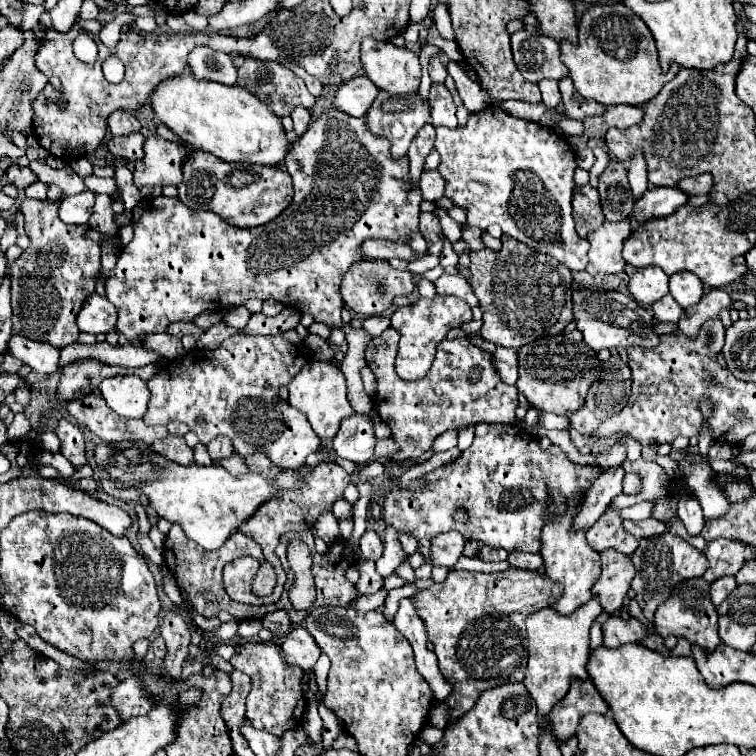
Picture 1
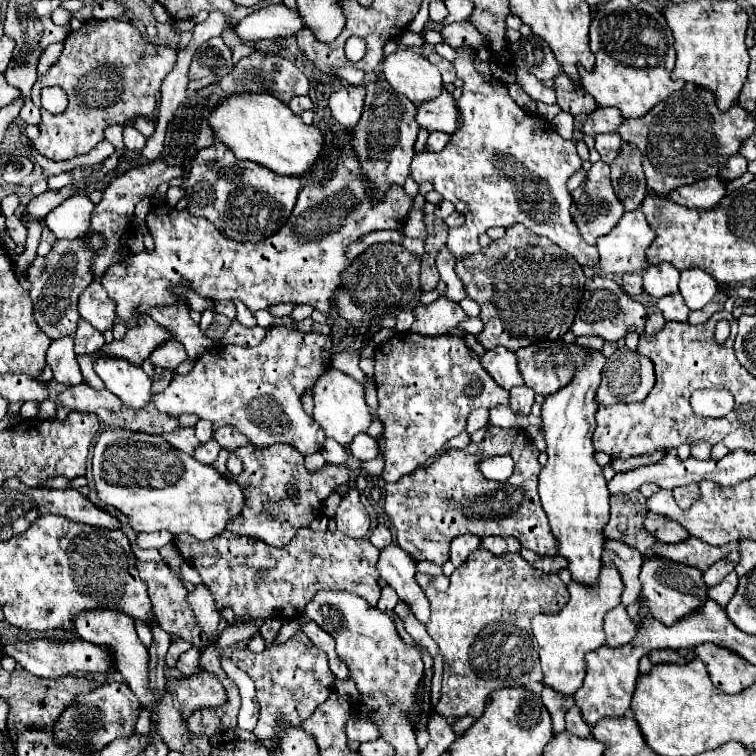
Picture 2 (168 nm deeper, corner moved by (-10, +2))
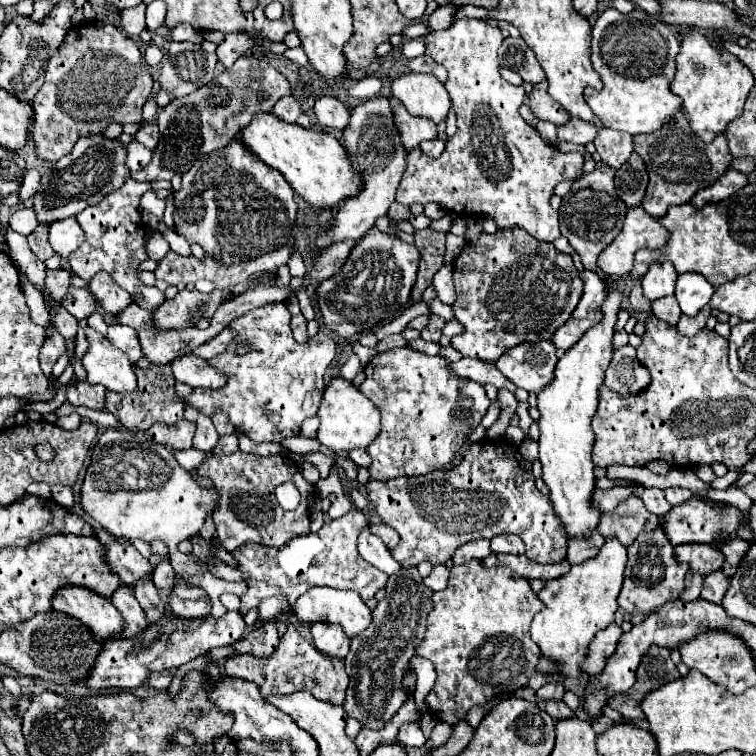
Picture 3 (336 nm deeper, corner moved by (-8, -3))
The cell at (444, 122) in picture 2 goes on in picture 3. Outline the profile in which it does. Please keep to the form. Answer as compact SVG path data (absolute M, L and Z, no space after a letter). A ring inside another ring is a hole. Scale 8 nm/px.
M400 101L392 103L392 115L394 115L394 125L398 129L398 135L406 151L412 151L422 141L436 137L436 125L430 125L430 121L422 121L418 117L410 117L410 113Z

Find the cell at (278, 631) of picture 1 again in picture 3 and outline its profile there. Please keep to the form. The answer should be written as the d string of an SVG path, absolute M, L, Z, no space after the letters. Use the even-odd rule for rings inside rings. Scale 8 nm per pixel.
M266 621L262 627L250 631L244 639L232 643L232 649L242 655L242 653L252 653L256 657L268 657L270 653L276 651L278 647L278 631L274 621Z

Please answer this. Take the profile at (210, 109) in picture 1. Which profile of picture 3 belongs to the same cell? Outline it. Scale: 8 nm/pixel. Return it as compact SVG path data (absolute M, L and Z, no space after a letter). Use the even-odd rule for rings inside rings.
M258 113L258 117L242 129L240 139L258 159L278 169L290 187L316 209L332 209L340 201L354 197L362 187L362 179L358 177L360 173L352 167L348 151L330 133L310 131L296 123L278 121L272 113Z

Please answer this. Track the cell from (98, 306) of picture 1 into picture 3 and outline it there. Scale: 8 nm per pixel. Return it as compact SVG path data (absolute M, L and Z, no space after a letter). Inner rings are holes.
M70 287L62 301L62 307L76 319L86 319L92 311L96 311L96 301L88 289Z

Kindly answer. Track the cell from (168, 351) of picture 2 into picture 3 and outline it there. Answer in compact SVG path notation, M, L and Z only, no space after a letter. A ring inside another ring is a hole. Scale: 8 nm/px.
M194 355L178 357L172 363L172 373L176 381L188 383L192 387L206 387L206 389L220 389L226 385L226 375L218 369L210 367L208 361L198 359Z

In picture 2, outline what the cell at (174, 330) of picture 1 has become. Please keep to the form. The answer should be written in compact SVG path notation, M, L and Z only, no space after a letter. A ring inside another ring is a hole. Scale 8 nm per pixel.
M176 304L172 308L162 308L152 312L152 318L160 326L164 326L174 340L182 342L186 346L188 358L196 360L200 354L204 354L212 342L200 332L198 324L188 316L188 306L186 304Z

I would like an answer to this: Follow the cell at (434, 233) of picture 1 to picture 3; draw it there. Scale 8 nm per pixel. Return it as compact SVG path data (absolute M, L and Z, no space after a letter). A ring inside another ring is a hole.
M432 229L414 231L414 245L422 255L420 267L418 267L418 279L410 293L410 299L414 303L422 299L422 293L432 283L434 273L444 265L444 239L446 239L446 233L440 233L440 231L432 231Z

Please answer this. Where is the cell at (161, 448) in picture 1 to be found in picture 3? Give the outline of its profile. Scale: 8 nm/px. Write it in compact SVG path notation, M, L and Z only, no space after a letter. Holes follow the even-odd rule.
M156 421L150 429L148 429L148 435L162 443L162 445L168 445L172 449L190 449L192 447L192 437L194 437L194 431L196 431L196 423L192 421L176 421L174 425L168 425L164 421Z

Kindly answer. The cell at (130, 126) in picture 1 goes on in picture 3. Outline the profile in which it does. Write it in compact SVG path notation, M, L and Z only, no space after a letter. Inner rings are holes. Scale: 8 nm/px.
M144 123L144 125L140 125L140 129L136 133L136 139L142 145L146 145L148 149L154 149L158 145L158 127L156 127L156 123Z

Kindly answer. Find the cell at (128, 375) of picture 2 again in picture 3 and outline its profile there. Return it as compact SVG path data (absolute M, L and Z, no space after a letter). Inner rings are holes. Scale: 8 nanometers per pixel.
M86 327L84 333L90 343L82 357L82 365L88 375L86 381L92 385L100 383L114 393L130 393L130 389L136 387L136 375L128 355L112 347L108 339L92 327Z

